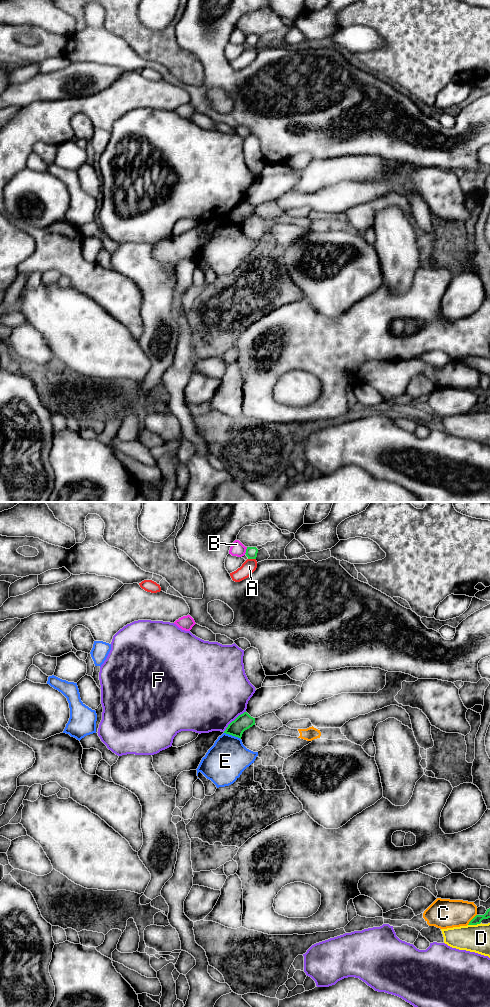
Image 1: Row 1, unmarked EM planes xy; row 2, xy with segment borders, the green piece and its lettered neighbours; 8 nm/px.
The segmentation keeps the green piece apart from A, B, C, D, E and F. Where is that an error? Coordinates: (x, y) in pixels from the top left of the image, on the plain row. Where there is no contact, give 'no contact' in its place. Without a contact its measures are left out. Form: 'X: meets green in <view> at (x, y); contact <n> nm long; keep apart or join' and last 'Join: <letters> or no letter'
A: meets green in xy at (252, 46); contact 60 nm long; keep apart
B: meets green in xy at (246, 38); contact 60 nm long; keep apart
C: meets green in xy at (472, 407); contact 120 nm long; keep apart
D: meets green in xy at (473, 412); contact 100 nm long; keep apart
E: meets green in xy at (232, 223); contact 150 nm long; keep apart
F: meets green in xy at (234, 208); contact 240 nm long; keep apart
Join: no letter

